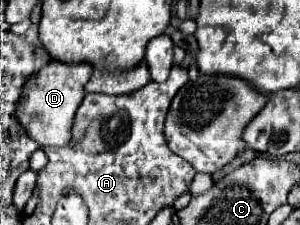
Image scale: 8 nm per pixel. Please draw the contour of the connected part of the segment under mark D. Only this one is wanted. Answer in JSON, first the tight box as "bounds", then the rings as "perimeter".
{"bounds":[16,60,92,146],"perimeter":[[[50,60],[34,78],[28,78],[16,116],[28,136],[36,140],[40,146],[66,146],[70,142],[70,130],[74,124],[74,114],[84,98],[84,84],[92,74],[92,66],[86,62],[80,64],[66,64],[58,60]]]}

